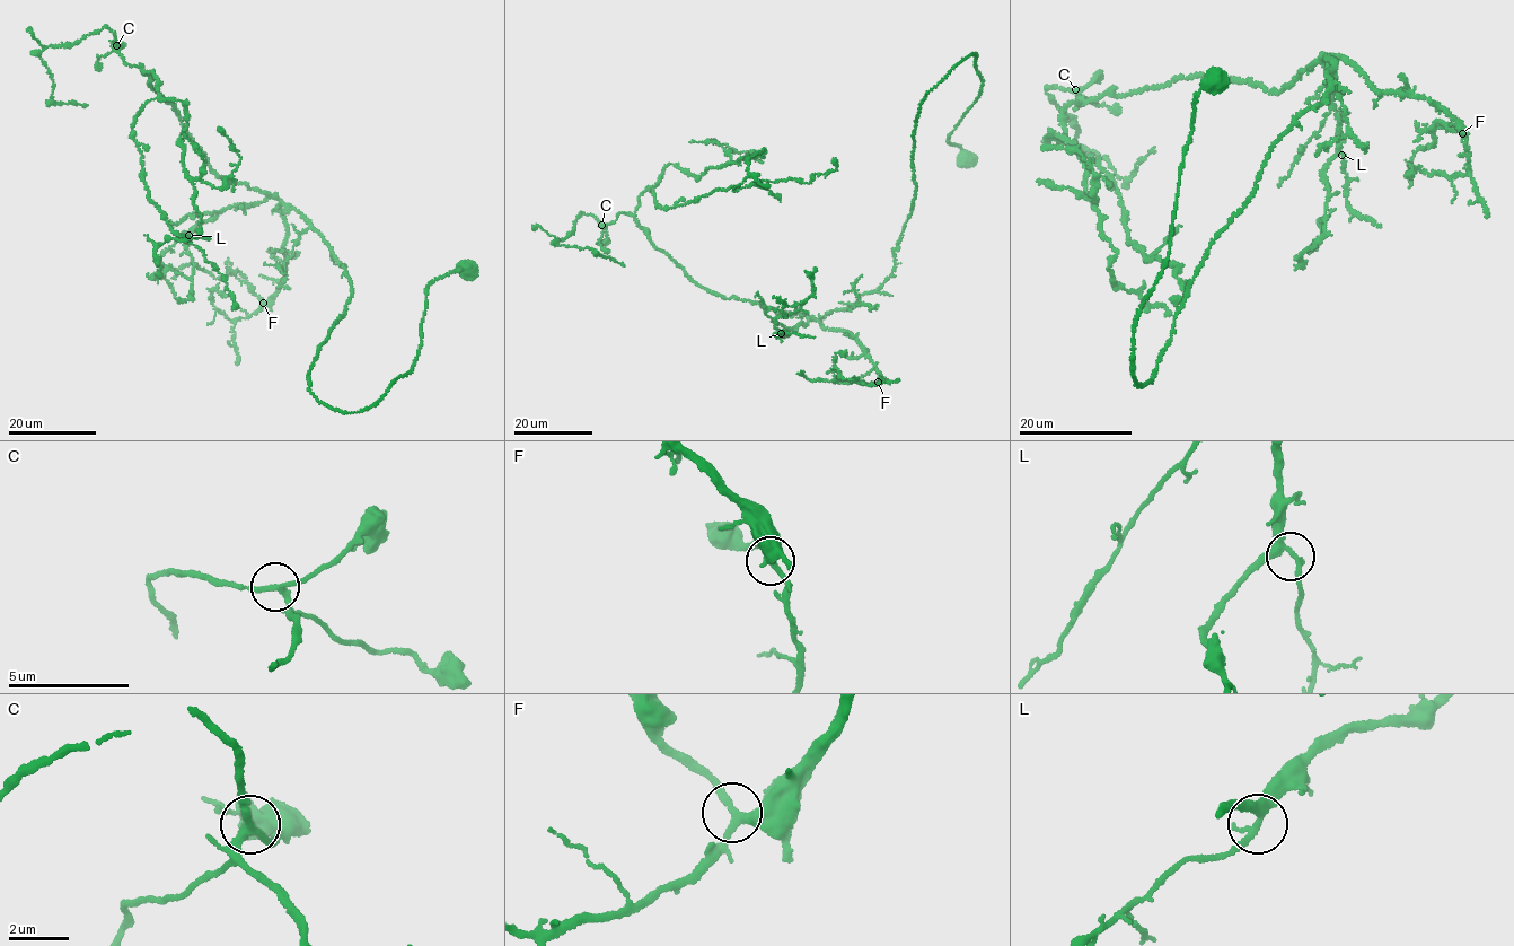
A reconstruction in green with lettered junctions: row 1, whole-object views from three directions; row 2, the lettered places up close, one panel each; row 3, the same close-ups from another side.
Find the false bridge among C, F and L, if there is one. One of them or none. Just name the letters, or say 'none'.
none

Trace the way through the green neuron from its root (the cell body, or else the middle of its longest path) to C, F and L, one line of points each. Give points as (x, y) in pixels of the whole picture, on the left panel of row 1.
C: (471, 270), (428, 287), (383, 397), (316, 400), (344, 266), (295, 209), (211, 172), (116, 44)
F: (471, 270), (428, 287), (413, 369), (354, 413), (308, 377), (349, 277), (282, 203), (284, 271), (263, 303)
L: (471, 270), (429, 285), (413, 369), (346, 413), (309, 388), (352, 289), (317, 230), (273, 196), (188, 235)

